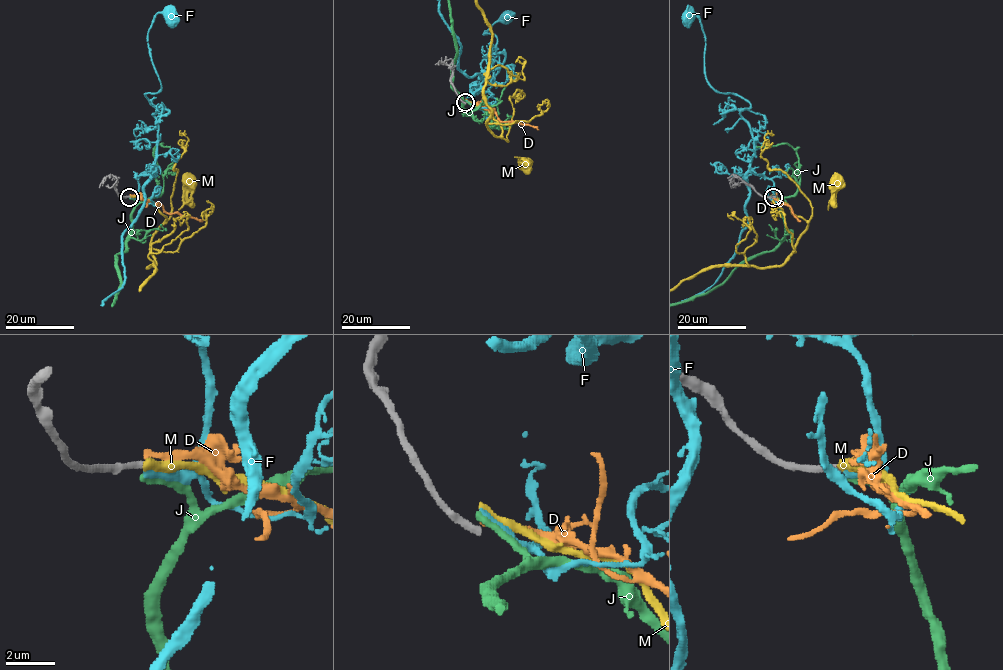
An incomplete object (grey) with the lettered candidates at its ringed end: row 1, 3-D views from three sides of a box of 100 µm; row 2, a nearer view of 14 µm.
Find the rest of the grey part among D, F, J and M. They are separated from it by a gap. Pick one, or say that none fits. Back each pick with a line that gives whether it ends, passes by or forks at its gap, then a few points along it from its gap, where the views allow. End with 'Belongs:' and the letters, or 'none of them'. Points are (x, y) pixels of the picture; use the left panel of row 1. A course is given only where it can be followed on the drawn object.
J: It ends there
Belongs: J

